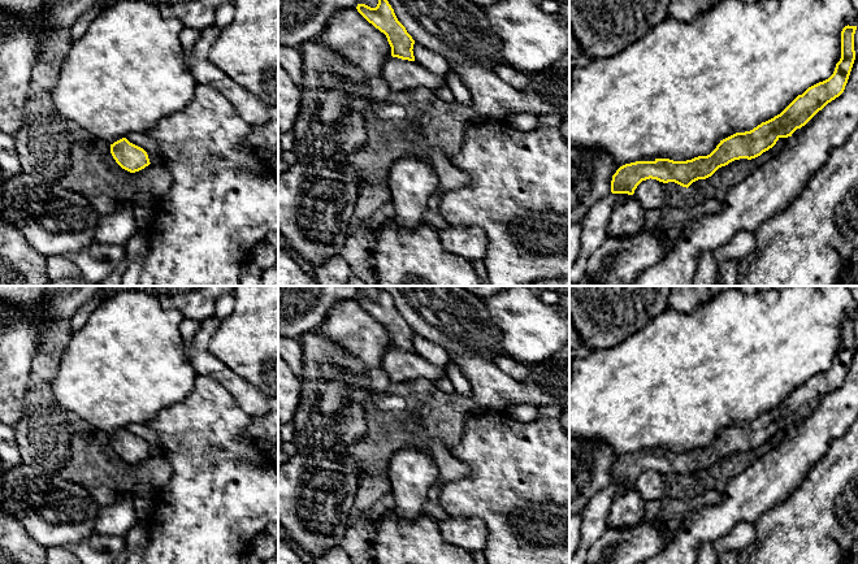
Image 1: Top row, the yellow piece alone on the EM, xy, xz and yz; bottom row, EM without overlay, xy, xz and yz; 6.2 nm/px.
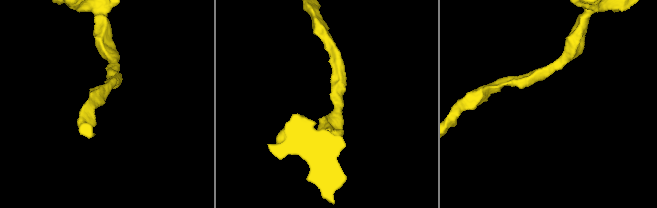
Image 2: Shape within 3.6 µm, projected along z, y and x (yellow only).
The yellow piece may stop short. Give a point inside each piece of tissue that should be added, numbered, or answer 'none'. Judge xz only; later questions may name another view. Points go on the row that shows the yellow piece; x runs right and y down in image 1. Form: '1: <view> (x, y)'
none

